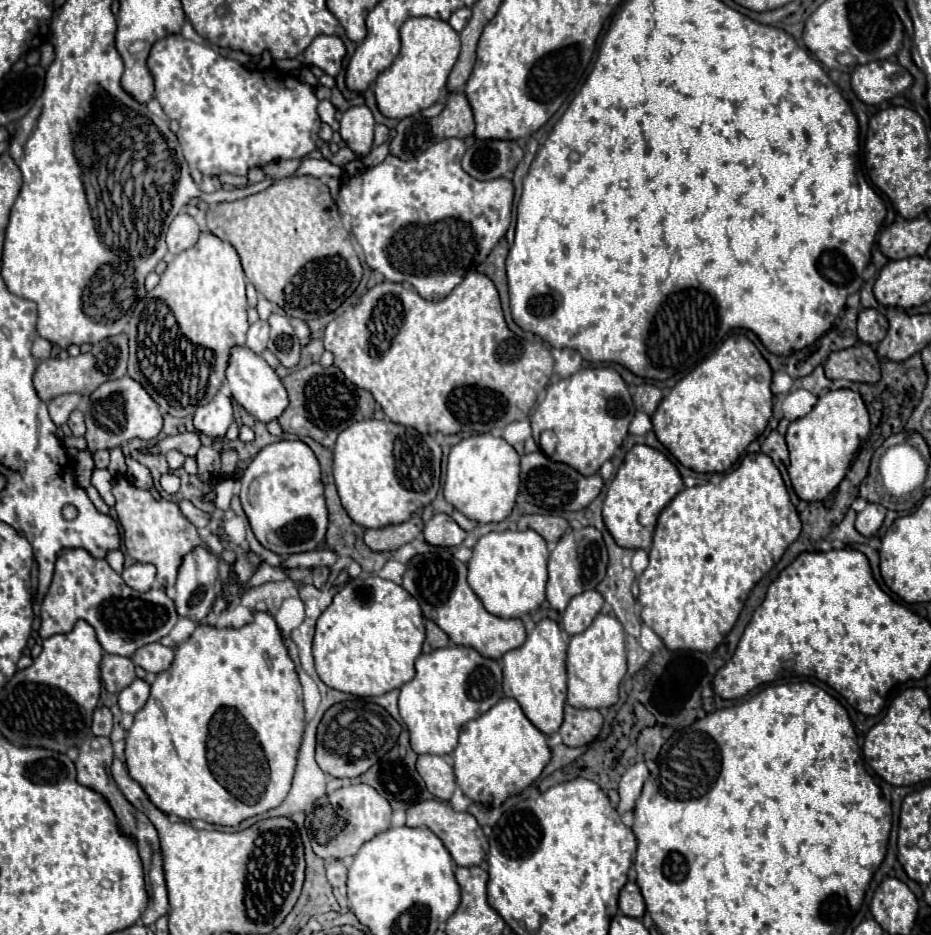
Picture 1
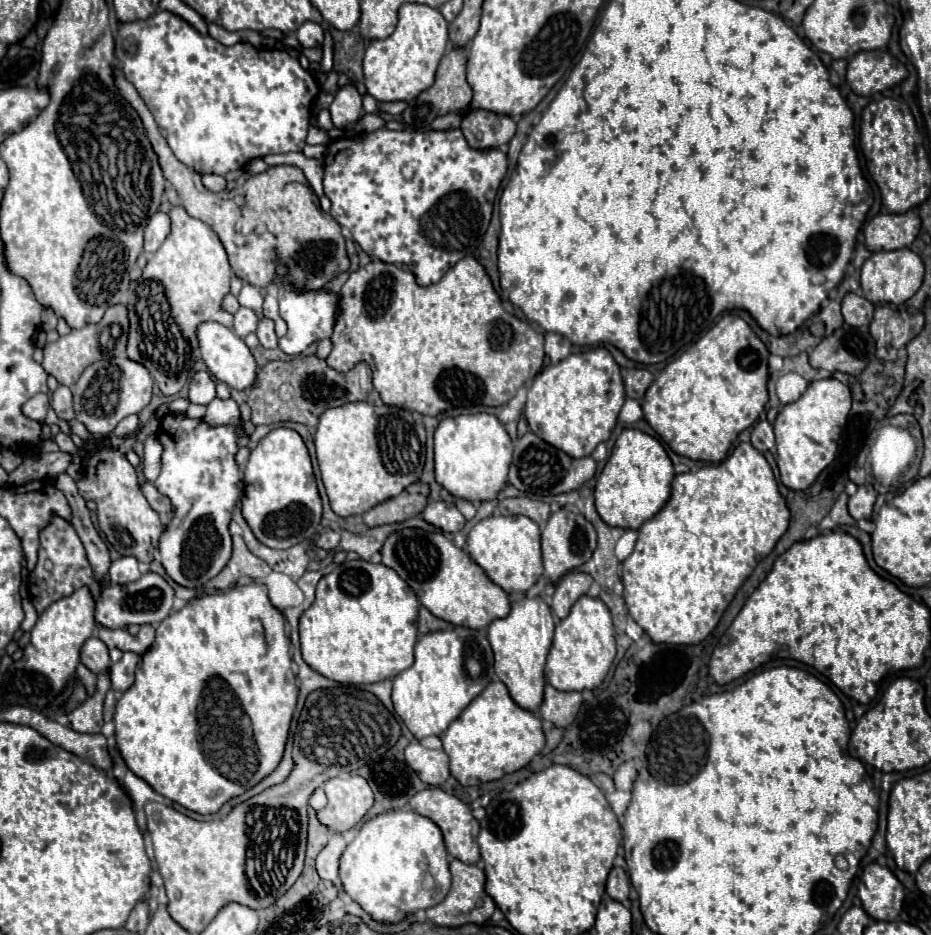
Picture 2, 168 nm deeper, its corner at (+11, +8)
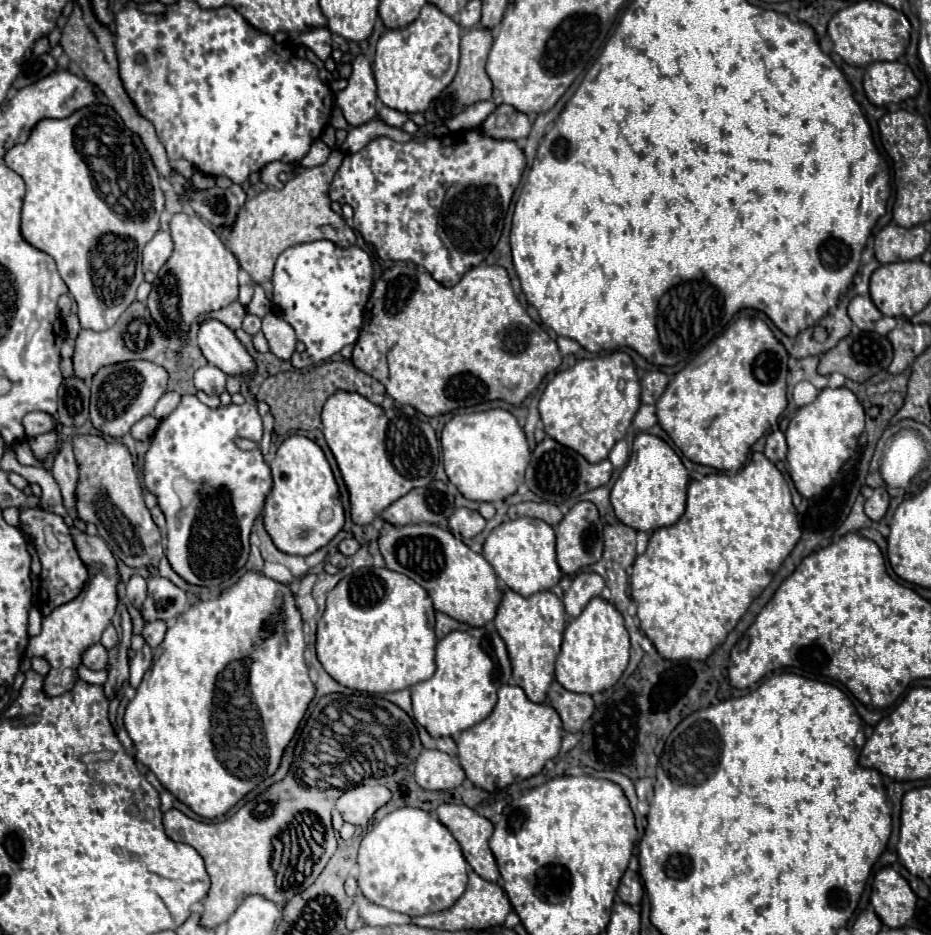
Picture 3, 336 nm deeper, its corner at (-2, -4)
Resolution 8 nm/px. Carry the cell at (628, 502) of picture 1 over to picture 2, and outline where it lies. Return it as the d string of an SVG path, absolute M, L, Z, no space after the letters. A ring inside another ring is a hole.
M624 430L608 458L602 474L598 476L594 500L600 518L614 528L638 530L648 518L652 518L670 496L670 482L674 478L672 460L662 444L640 430Z

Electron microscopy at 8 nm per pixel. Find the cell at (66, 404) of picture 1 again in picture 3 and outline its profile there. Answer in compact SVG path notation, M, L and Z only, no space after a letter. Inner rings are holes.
M29 412L25 418L23 418L23 430L29 438L33 436L39 436L39 434L45 434L53 428L53 418L45 412Z

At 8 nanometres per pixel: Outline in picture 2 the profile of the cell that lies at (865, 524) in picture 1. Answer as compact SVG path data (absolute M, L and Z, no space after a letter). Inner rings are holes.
M868 484L868 486L858 486L858 492L848 500L848 512L854 520L862 520L862 518L870 518L872 514L872 506L876 502L876 490Z

